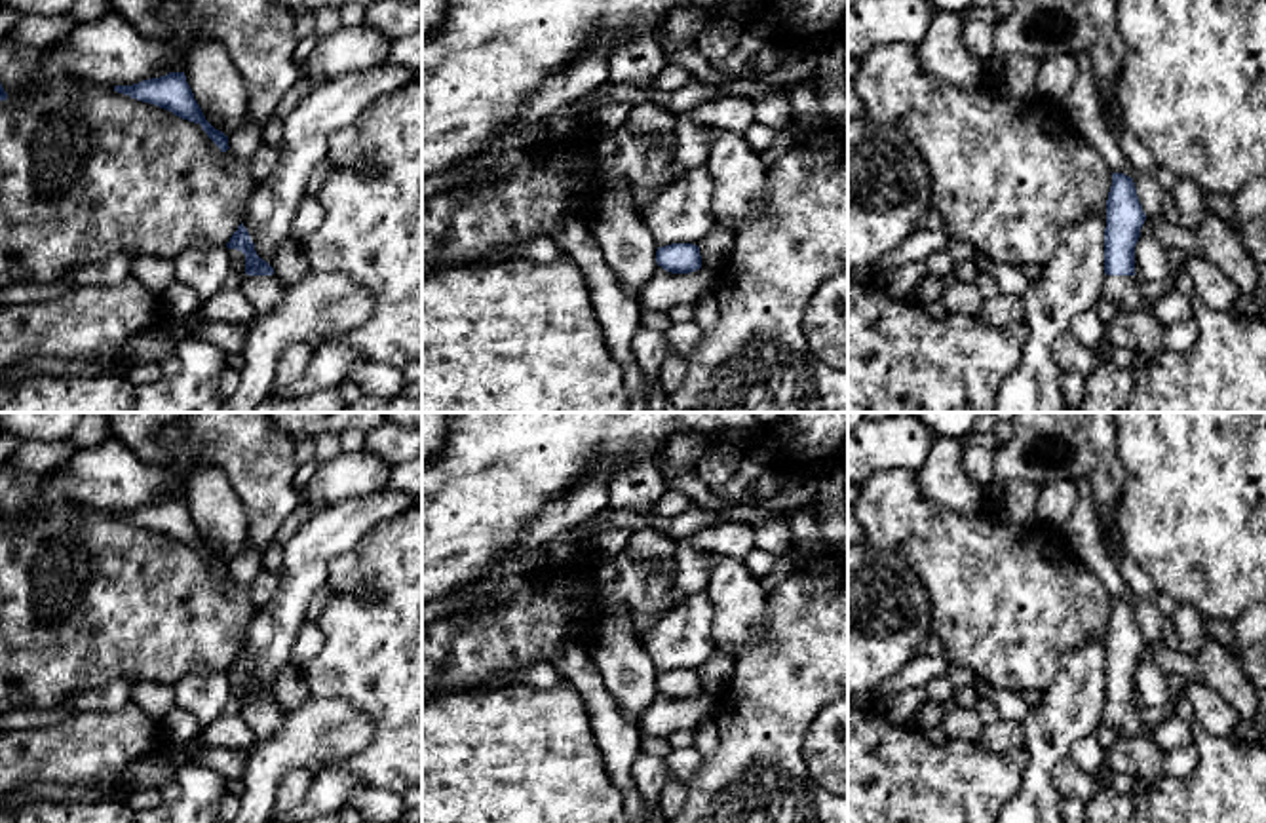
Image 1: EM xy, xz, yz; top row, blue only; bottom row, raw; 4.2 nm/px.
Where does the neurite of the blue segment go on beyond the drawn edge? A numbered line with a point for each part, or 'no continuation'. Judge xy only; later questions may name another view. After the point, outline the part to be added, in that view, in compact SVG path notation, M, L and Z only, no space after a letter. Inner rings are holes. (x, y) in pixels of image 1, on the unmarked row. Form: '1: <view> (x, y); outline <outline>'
1: xy (263, 717); outline M276 699L272 701L247 701L241 705L240 717L251 728L257 743L268 741L281 726L283 709Z

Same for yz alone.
1: yz (1126, 717); outline M1106 701L1101 722L1114 728L1120 737L1150 736L1152 728L1142 720L1142 713L1137 701Z

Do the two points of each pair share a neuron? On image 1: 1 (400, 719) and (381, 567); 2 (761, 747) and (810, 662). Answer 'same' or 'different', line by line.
1: same
2: same

